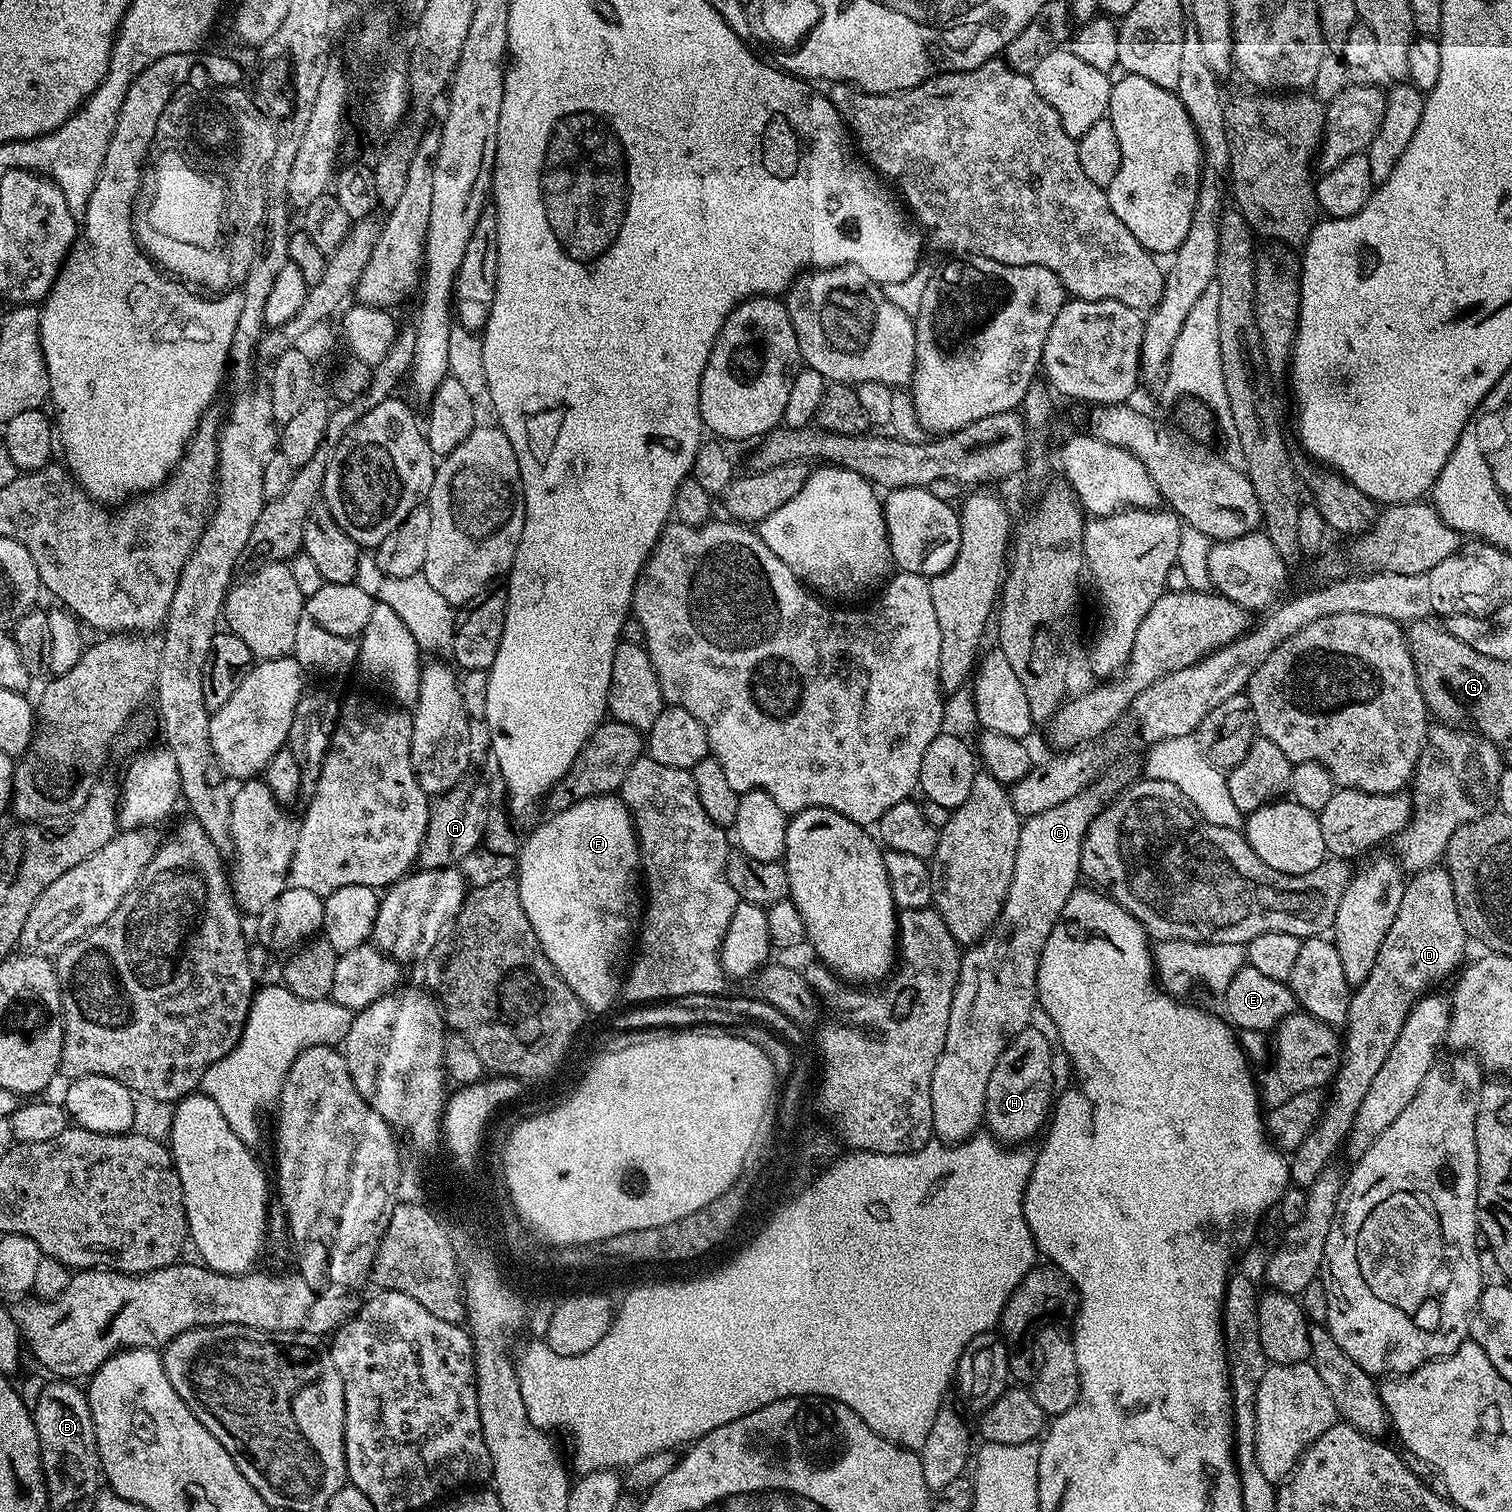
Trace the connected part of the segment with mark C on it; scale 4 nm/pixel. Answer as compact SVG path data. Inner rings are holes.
M1097 782L1091 788L1087 788L1082 794L1078 794L1074 798L1070 798L1068 802L1062 802L1058 806L1054 806L1054 810L1042 810L1042 814L1034 814L1027 817L1023 821L1020 830L1020 852L1016 856L1016 865L1014 866L1014 878L1010 882L1010 890L1006 894L1006 902L1004 909L1001 910L1000 916L996 920L996 925L988 929L988 935L980 941L979 944L973 944L960 957L960 973L958 974L958 982L954 990L954 1002L950 1006L950 1026L946 1026L946 1046L942 1050L942 1054L938 1058L938 1062L934 1066L934 1078L930 1082L930 1106L932 1107L932 1130L933 1133L943 1143L950 1145L958 1145L969 1140L971 1136L977 1135L978 1129L984 1124L984 1103L986 1102L986 1086L990 1082L990 1074L994 1074L994 1066L998 1062L998 1058L1002 1058L1005 1048L1008 1047L1010 1041L1018 1035L1023 1028L1029 1027L1033 1023L1032 1011L1037 1011L1038 1001L1036 998L1036 979L1038 978L1038 962L1042 950L1046 946L1046 938L1050 938L1050 930L1054 930L1054 926L1060 920L1062 914L1062 906L1066 906L1066 902L1070 898L1070 894L1076 891L1081 883L1082 877L1080 874L1080 851L1084 848L1084 836L1088 833L1090 822L1104 808L1104 805L1109 803L1110 796L1107 796L1108 788L1104 782Z

